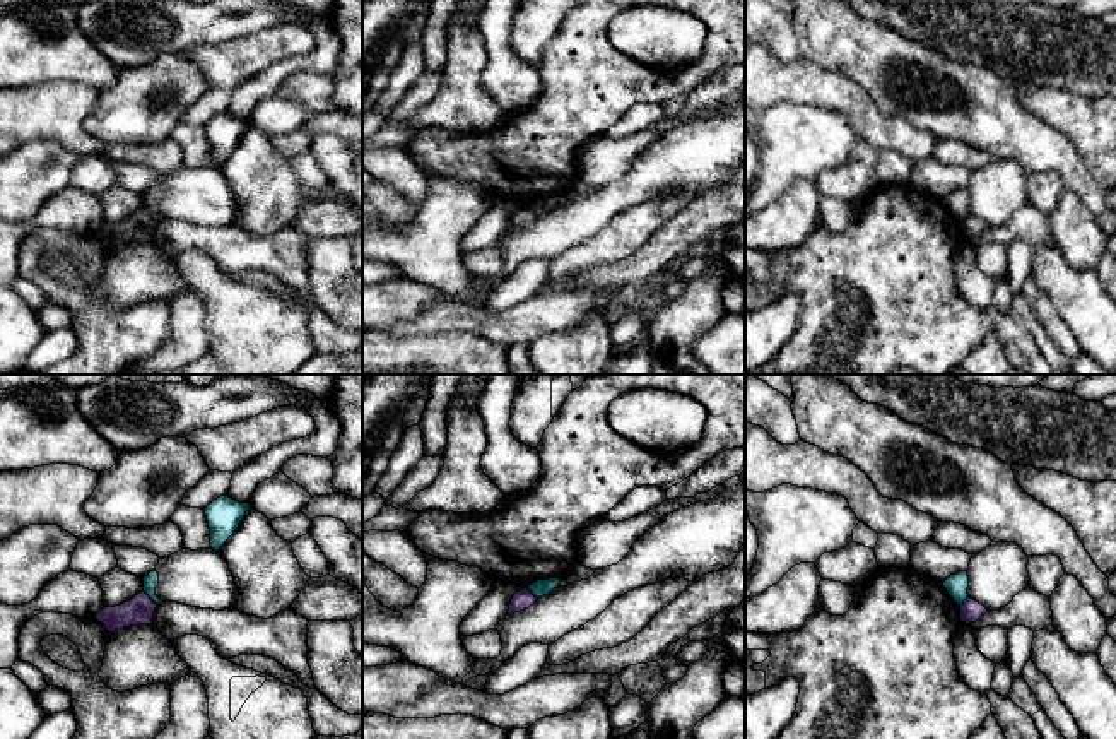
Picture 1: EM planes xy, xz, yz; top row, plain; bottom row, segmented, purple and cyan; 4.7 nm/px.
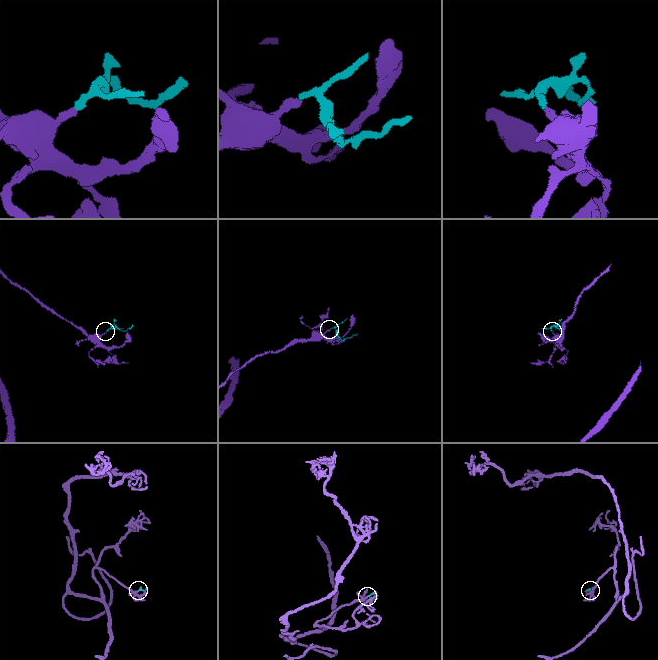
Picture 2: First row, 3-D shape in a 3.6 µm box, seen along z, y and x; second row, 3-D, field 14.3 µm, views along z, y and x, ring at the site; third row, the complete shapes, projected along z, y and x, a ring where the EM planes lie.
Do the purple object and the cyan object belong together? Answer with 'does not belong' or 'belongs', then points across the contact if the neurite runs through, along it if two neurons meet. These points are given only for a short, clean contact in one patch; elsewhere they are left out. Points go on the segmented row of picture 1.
does not belong; border xy (144, 591), (156, 604)

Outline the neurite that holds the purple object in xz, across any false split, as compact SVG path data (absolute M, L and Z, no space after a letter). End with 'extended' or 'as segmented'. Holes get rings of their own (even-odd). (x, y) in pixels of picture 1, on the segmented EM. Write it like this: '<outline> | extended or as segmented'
M526 587L521 588L513 595L508 614L528 609L537 602L537 599L538 597L535 597Z | as segmented

